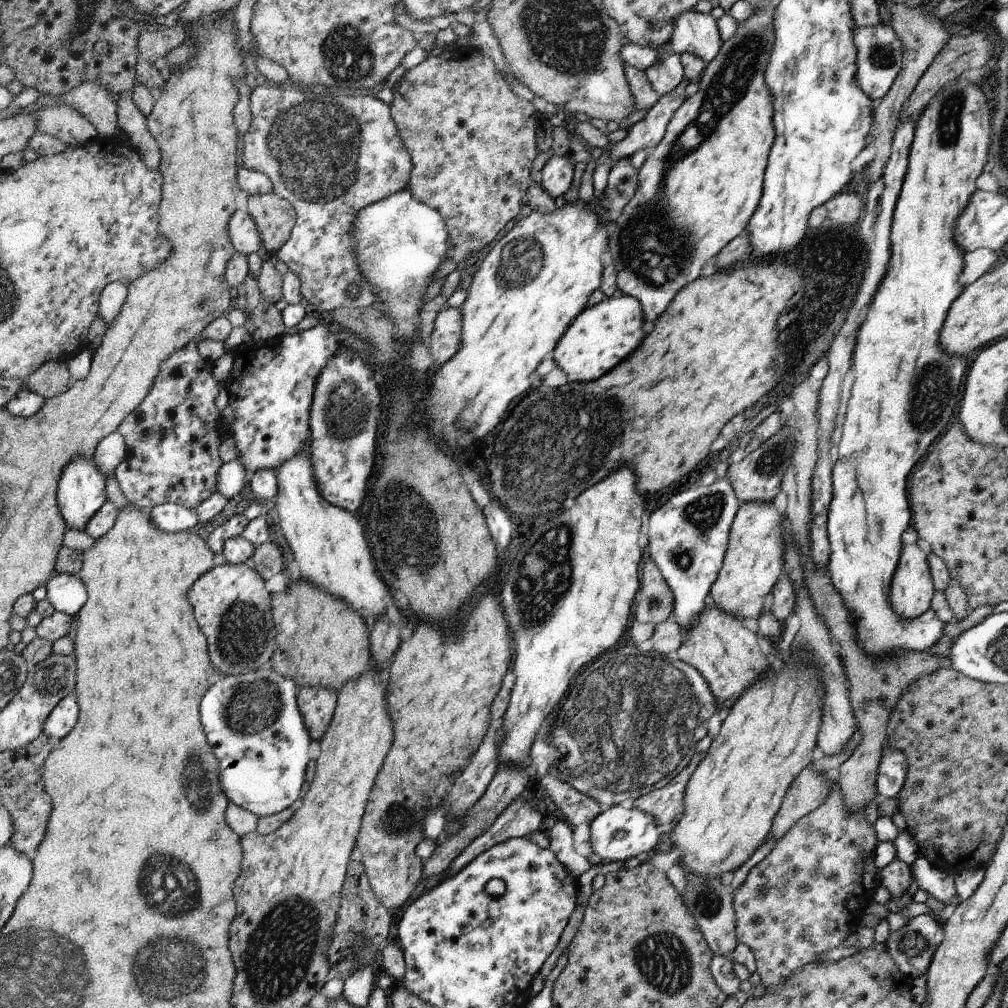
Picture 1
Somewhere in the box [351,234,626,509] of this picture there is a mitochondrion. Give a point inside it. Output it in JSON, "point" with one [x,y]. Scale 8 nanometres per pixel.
{"point":[602,438]}

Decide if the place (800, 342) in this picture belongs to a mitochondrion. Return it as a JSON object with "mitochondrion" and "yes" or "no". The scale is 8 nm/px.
{"mitochondrion":"no"}

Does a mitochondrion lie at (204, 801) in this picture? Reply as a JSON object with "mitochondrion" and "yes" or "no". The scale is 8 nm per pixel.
{"mitochondrion":"yes"}

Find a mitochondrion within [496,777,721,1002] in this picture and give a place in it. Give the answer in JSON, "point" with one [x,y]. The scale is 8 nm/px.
{"point":[663,959]}

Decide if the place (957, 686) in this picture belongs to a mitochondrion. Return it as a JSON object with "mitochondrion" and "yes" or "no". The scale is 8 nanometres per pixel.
{"mitochondrion":"no"}

